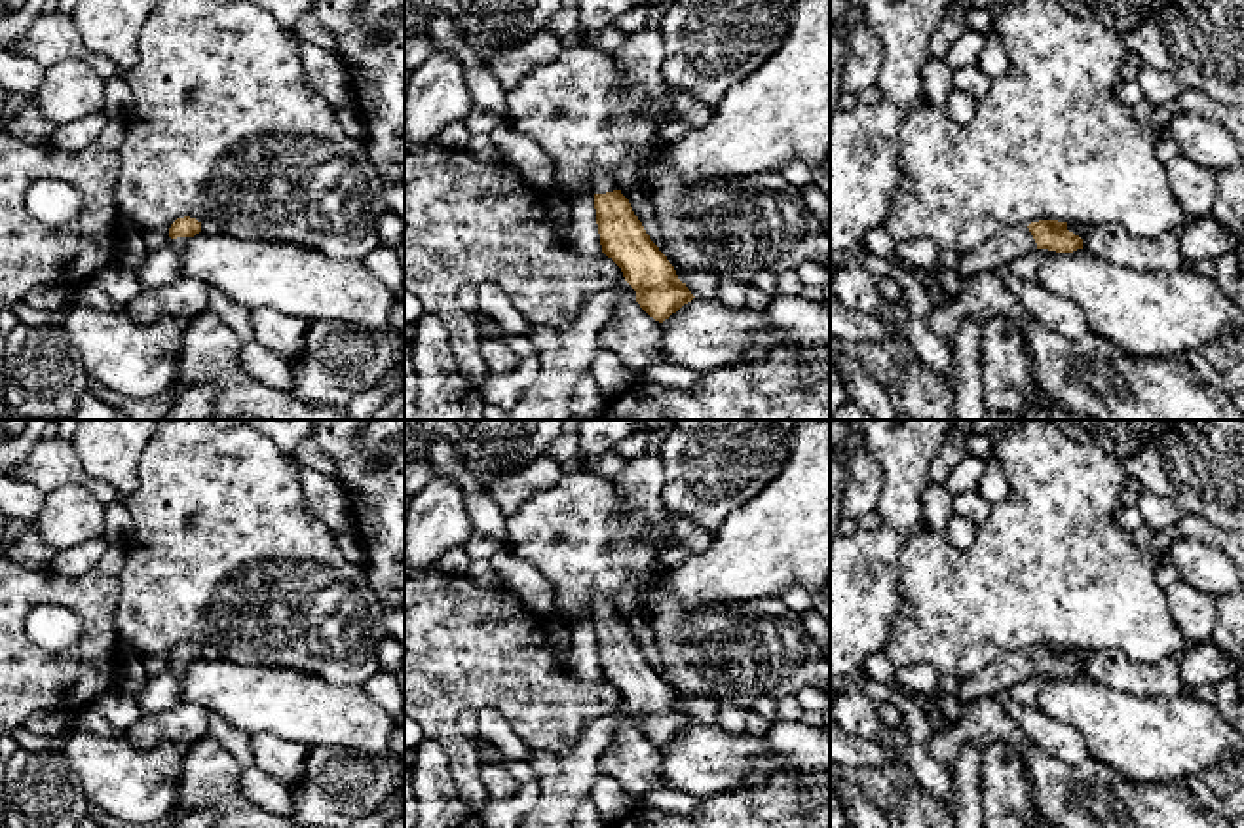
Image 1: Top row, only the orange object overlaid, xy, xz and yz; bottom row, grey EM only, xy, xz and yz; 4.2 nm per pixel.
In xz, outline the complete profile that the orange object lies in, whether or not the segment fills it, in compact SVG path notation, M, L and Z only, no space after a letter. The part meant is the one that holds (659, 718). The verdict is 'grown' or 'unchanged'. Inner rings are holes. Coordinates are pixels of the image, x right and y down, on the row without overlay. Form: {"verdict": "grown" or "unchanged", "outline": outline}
{"verdict": "grown", "outline": "M594 596L593 613L602 678L621 693L640 733L663 748L695 722L650 665L613 600Z"}

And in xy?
{"verdict": "grown", "outline": "M184 642L177 644L169 653L169 672L182 680L188 672L188 667L201 657L201 648L196 644Z"}

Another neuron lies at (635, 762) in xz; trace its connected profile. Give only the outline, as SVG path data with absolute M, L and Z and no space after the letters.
M631 722L615 727L615 743L600 758L600 773L615 779L638 803L659 811L691 817L701 805L699 798L663 779L661 748Z

